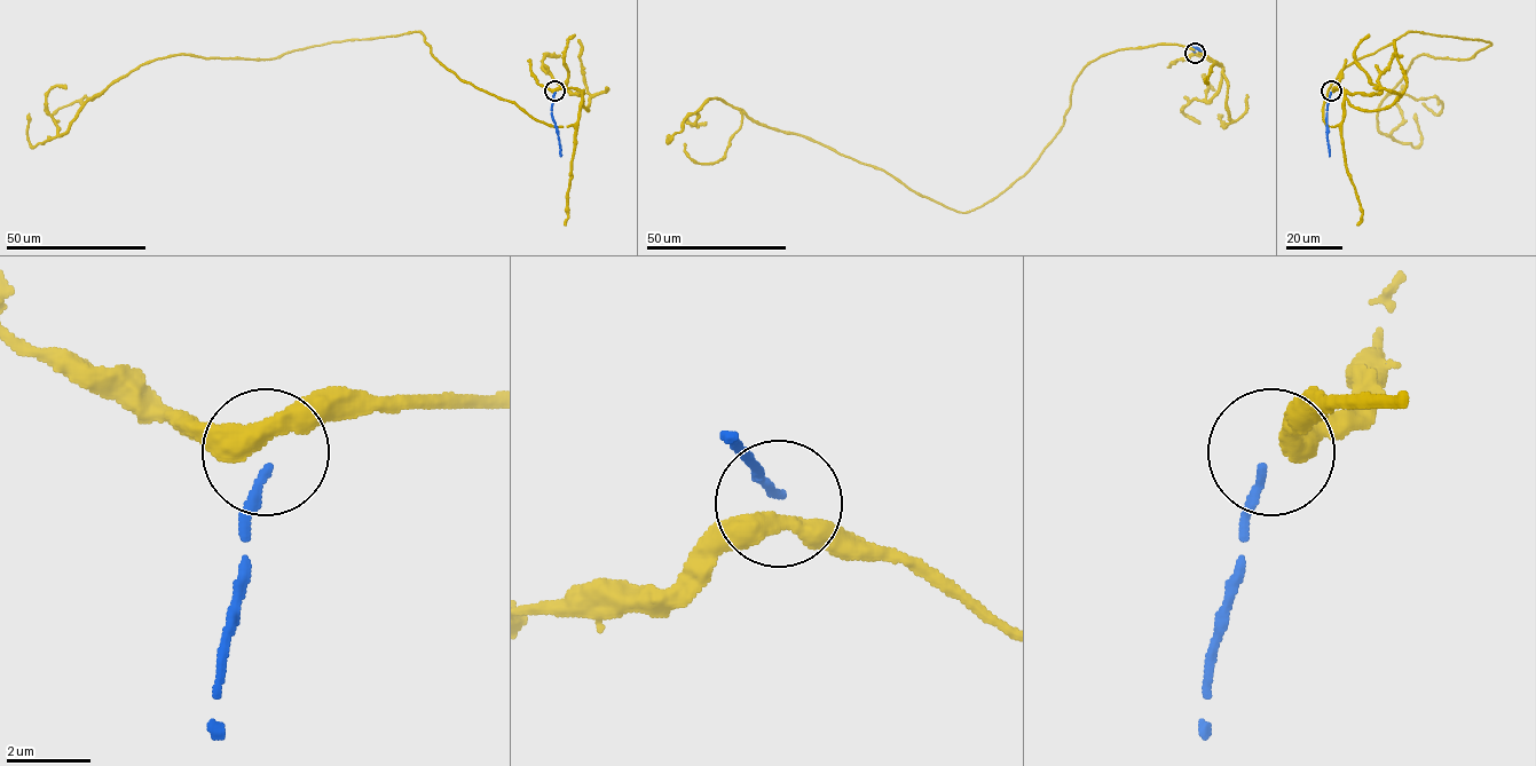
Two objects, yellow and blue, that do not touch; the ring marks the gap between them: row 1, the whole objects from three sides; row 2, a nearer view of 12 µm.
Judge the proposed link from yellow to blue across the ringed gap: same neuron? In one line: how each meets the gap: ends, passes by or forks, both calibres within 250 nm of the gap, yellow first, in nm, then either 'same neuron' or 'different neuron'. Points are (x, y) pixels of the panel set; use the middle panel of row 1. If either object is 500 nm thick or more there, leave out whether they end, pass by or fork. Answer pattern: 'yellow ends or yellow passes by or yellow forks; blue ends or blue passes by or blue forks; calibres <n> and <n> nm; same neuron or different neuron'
yellow passes by; blue ends; calibres 460 and 200 nm; different neuron

